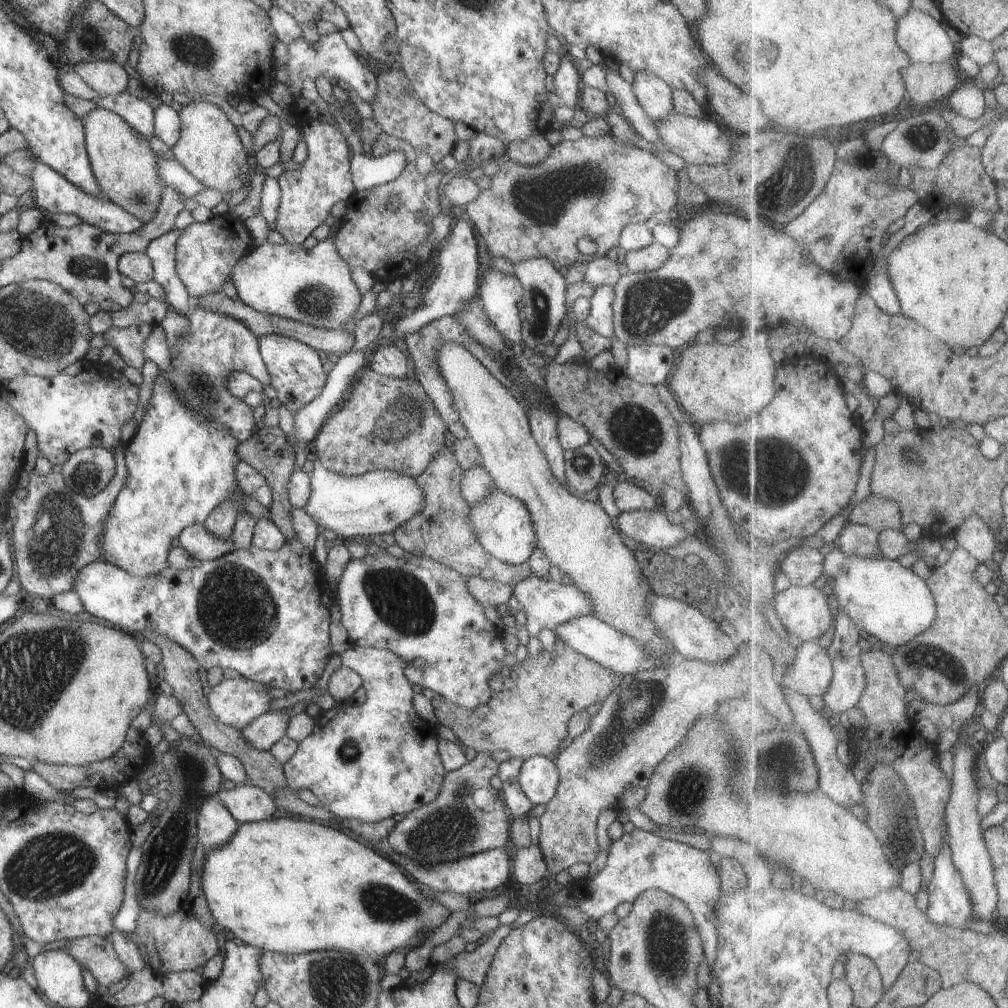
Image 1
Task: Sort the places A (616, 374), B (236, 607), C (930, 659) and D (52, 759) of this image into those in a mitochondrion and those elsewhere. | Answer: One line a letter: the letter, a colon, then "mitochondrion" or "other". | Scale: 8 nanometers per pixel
A: other
B: mitochondrion
C: mitochondrion
D: other

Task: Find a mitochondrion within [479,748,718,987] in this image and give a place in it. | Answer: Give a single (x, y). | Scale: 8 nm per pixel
(670, 954)

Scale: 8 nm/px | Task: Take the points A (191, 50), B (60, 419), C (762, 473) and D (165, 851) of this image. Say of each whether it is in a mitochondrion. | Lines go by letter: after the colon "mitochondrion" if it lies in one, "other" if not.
A: mitochondrion
B: other
C: mitochondrion
D: mitochondrion

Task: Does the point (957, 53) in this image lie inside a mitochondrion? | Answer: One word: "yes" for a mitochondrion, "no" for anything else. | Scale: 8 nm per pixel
no

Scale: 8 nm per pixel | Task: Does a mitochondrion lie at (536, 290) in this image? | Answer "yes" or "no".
yes

